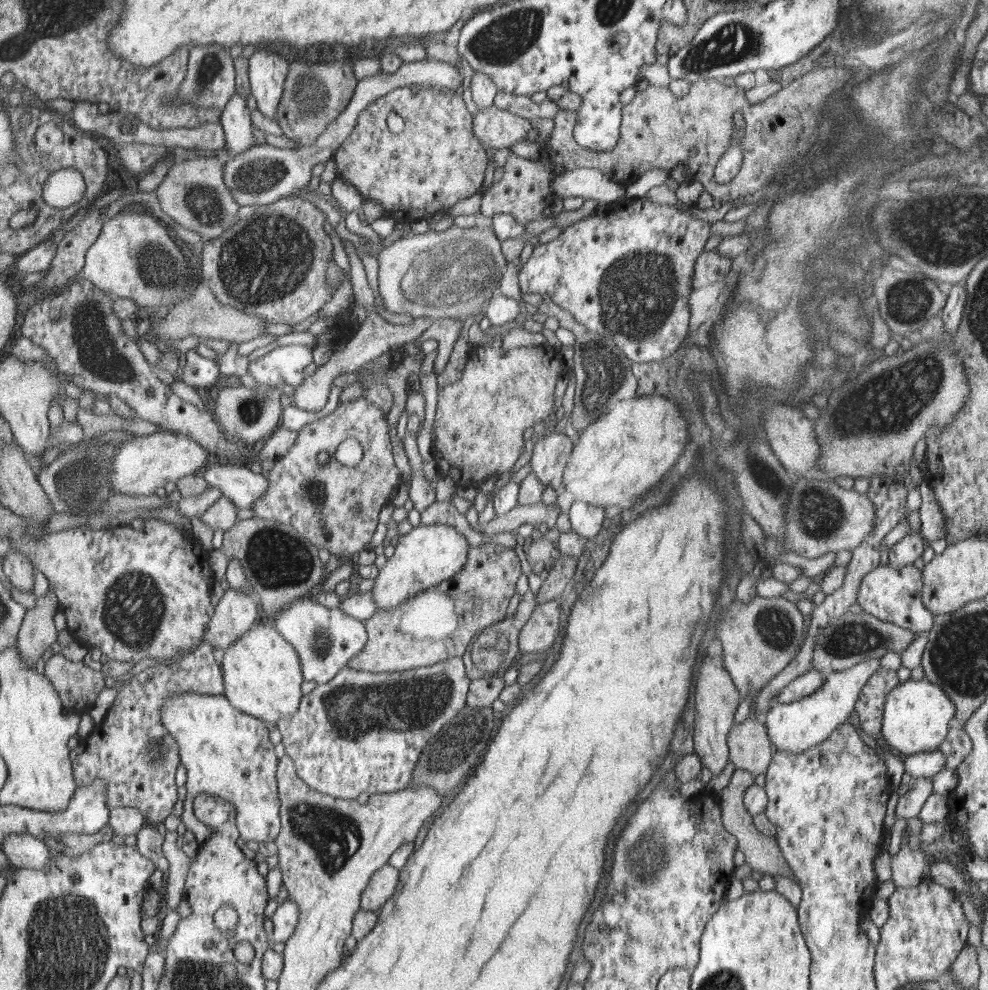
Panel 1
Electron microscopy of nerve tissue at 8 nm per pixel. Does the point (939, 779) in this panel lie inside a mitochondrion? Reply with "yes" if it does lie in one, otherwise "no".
no

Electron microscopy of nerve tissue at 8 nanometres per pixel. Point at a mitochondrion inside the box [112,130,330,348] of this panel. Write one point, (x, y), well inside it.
(267, 257)

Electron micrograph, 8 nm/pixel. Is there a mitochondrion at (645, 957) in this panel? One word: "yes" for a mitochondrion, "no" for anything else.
no

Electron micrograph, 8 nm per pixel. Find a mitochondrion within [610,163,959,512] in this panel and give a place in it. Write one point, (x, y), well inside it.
(911, 390)

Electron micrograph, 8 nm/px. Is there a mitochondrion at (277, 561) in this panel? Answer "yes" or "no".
yes

